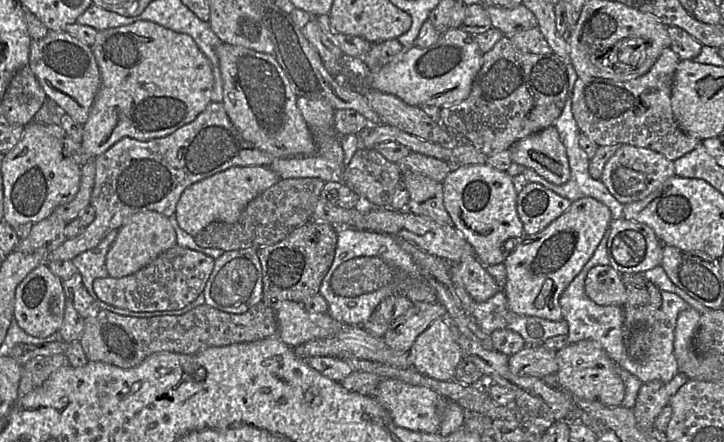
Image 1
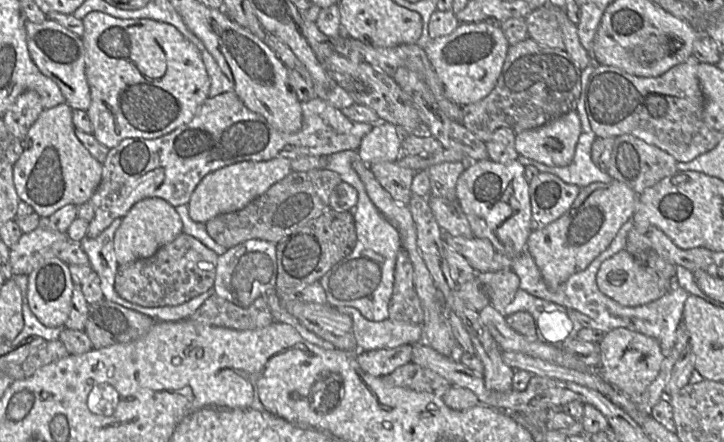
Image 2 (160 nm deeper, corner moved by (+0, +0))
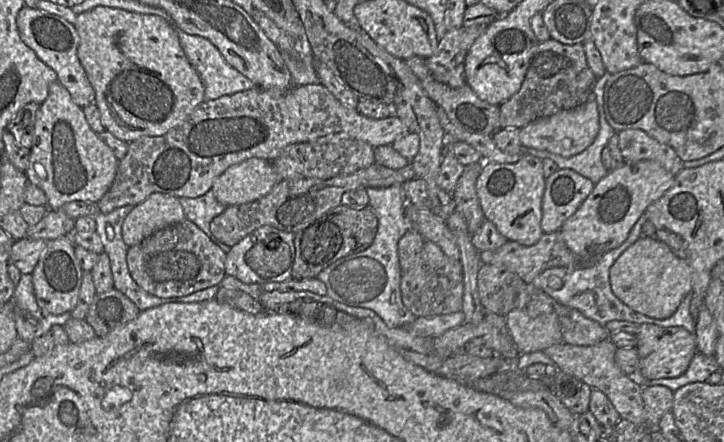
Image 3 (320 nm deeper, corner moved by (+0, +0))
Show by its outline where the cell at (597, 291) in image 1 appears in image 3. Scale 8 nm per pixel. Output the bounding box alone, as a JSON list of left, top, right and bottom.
[610,236,692,319]

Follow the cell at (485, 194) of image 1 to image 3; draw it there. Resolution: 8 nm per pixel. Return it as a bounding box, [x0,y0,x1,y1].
[476,155,545,246]

